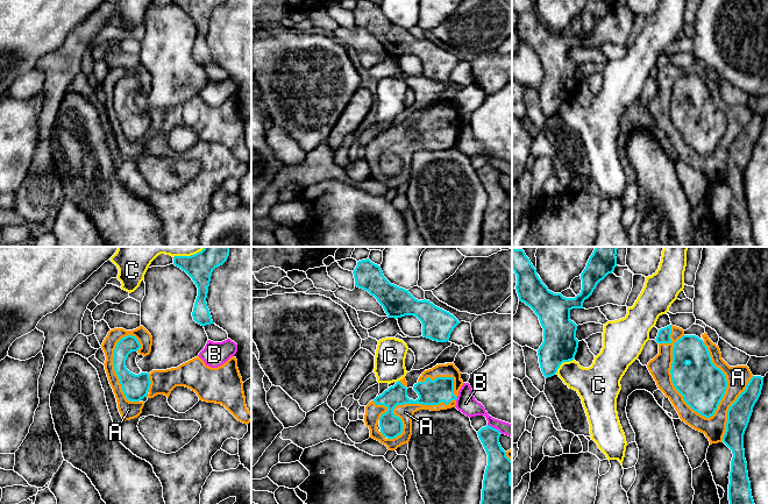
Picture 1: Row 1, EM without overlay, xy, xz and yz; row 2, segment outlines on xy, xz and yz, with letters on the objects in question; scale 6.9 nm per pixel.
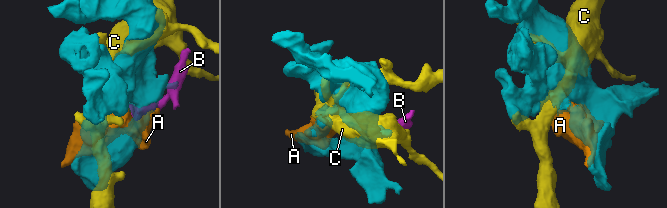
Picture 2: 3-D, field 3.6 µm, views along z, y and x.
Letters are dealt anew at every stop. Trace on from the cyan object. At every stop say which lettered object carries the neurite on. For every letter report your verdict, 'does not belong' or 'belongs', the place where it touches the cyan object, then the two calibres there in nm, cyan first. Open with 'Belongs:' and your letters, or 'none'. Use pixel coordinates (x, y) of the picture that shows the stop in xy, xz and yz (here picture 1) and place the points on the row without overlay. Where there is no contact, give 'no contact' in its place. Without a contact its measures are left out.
Belongs: A
A: belongs; meets cyan in yz at (672, 114); 320 nm thick on the cyan side, 150 nm on the other
B: does not belong; meets cyan in xz at (456, 137); 180 nm thick on the cyan side, 140 nm on the other
C: does not belong; meets cyan in yz at (562, 101); 240 nm thick on the cyan side, 220 nm on the other

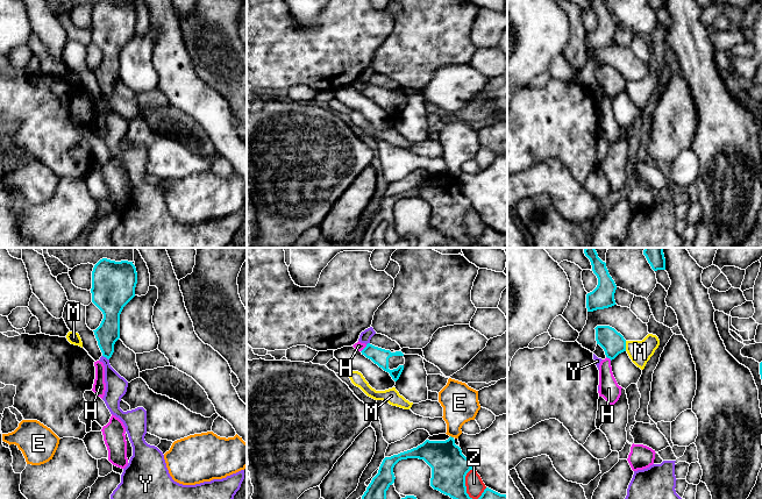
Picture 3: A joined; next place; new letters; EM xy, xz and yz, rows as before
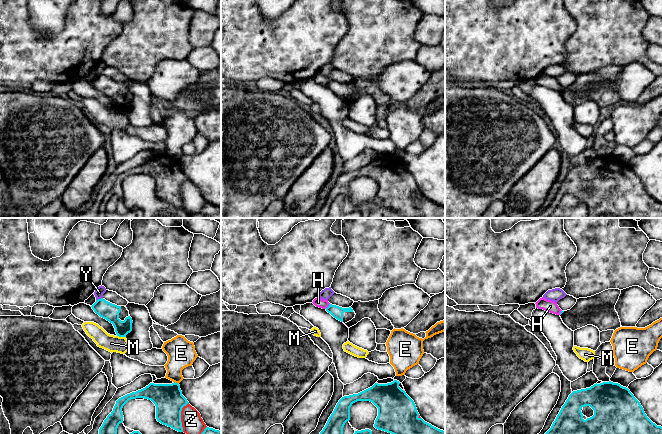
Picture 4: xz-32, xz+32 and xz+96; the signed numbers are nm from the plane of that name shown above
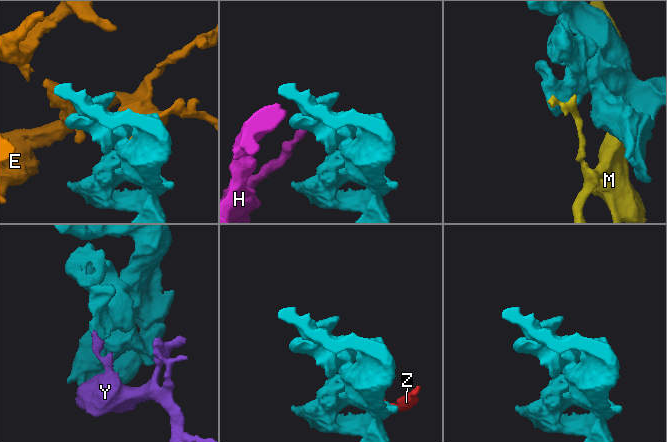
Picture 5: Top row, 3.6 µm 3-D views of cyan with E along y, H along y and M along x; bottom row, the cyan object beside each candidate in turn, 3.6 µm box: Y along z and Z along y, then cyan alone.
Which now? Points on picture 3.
Belongs: none
E: does not belong; meets cyan in xz at (450, 176); 260 nm thick on the cyan side, 240 nm on the other
H: does not belong; meets cyan in xz at (364, 87); 120 nm thick on the cyan side, 60 nm on the other
M: does not belong; meets cyan in yz at (625, 85); 160 nm thick on the cyan side, 160 nm on the other
Y: does not belong; meets cyan in xy at (106, 97); 160 nm thick on the cyan side, 140 nm on the other
Z: does not belong; meets cyan in xz at (465, 226); 260 nm thick on the cyan side, 130 nm on the other

